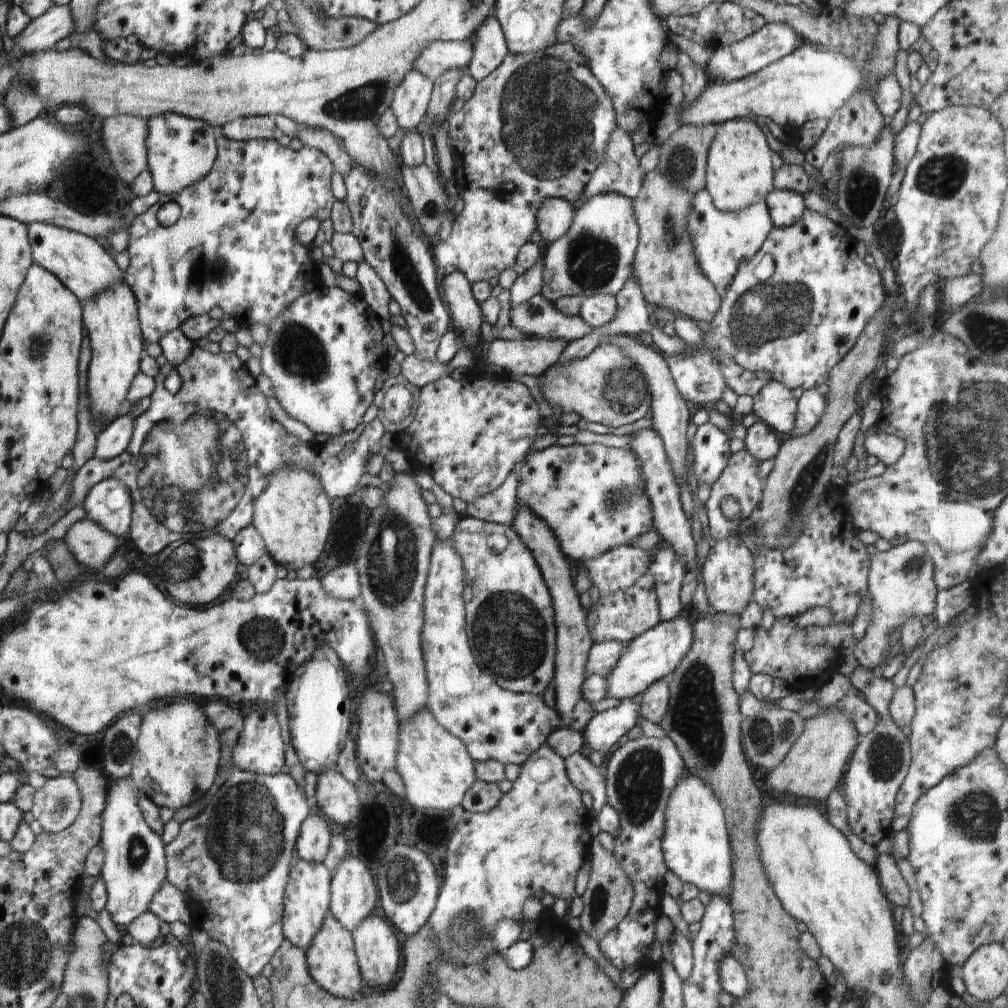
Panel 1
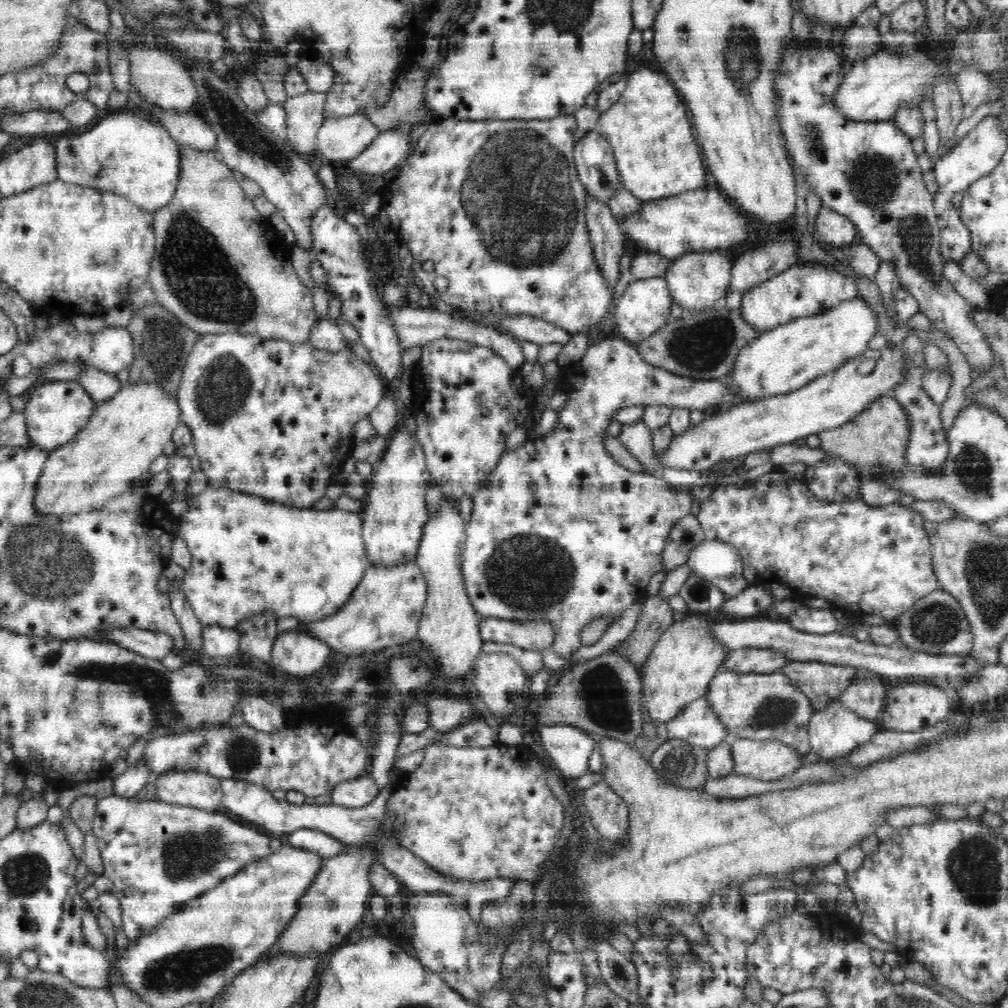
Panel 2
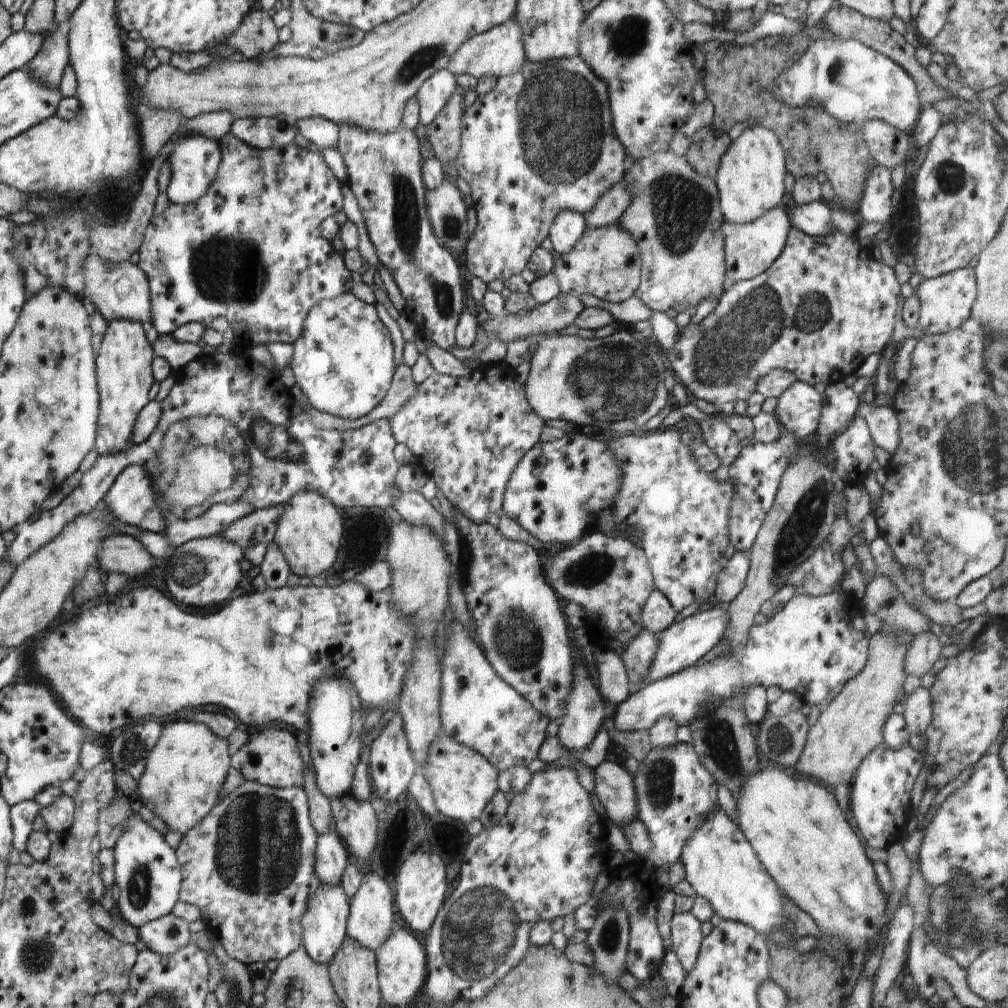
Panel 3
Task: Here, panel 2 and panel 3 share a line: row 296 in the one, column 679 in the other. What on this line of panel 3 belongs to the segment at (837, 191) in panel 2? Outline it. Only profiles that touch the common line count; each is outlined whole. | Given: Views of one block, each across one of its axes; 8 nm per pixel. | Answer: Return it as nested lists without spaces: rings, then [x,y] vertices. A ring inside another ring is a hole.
[[[691,913],[674,914],[671,920],[671,941],[673,944],[673,951],[682,964],[684,972],[690,972],[696,964],[697,956],[703,941],[704,936],[700,931],[701,922]]]

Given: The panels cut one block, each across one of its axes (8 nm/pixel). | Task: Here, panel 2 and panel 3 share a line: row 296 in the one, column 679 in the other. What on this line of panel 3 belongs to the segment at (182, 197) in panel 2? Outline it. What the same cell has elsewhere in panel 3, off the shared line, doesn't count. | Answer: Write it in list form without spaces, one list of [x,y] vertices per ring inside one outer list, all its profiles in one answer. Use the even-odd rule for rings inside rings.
[[[670,150],[656,151],[651,157],[634,161],[624,180],[634,196],[618,225],[635,238],[641,256],[641,277],[634,295],[652,312],[661,313],[669,308],[679,313],[689,306],[697,306],[702,300],[719,298],[726,288],[726,267],[724,235],[720,230],[724,217],[715,180],[698,174],[684,157]]]

